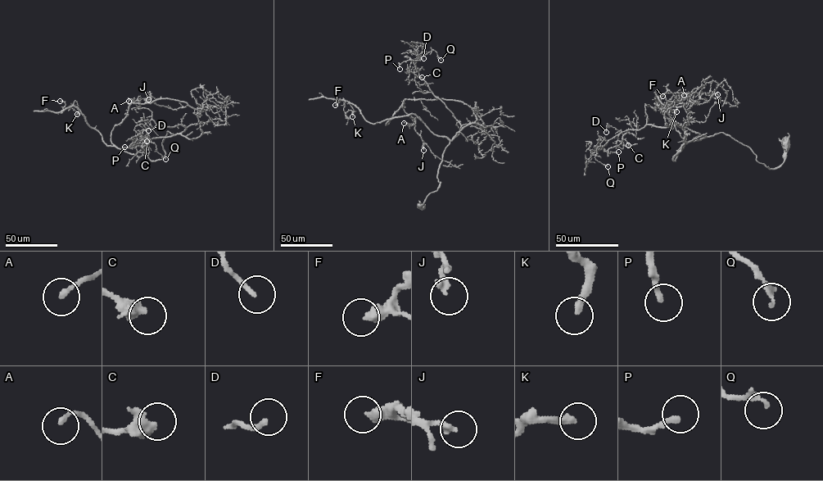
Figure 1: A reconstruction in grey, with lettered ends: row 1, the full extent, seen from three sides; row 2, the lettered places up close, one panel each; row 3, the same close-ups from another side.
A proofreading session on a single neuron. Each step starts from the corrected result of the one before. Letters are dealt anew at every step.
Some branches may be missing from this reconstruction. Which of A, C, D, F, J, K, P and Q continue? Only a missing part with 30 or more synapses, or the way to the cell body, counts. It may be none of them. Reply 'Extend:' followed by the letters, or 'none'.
Extend: F, K, P, Q

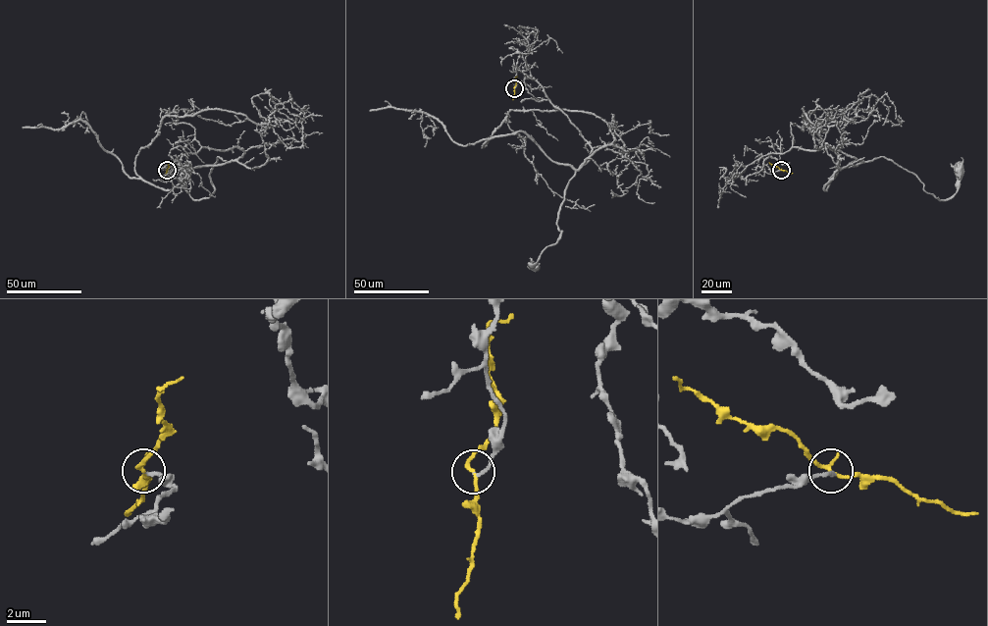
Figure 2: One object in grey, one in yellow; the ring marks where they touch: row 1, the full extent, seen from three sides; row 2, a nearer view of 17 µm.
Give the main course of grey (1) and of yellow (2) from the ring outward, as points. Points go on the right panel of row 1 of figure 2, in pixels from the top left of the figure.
1: (781, 170), (761, 169), (769, 154), (792, 147), (885, 157), (940, 199), (956, 192), (959, 170)
2: (781, 170), (768, 163)

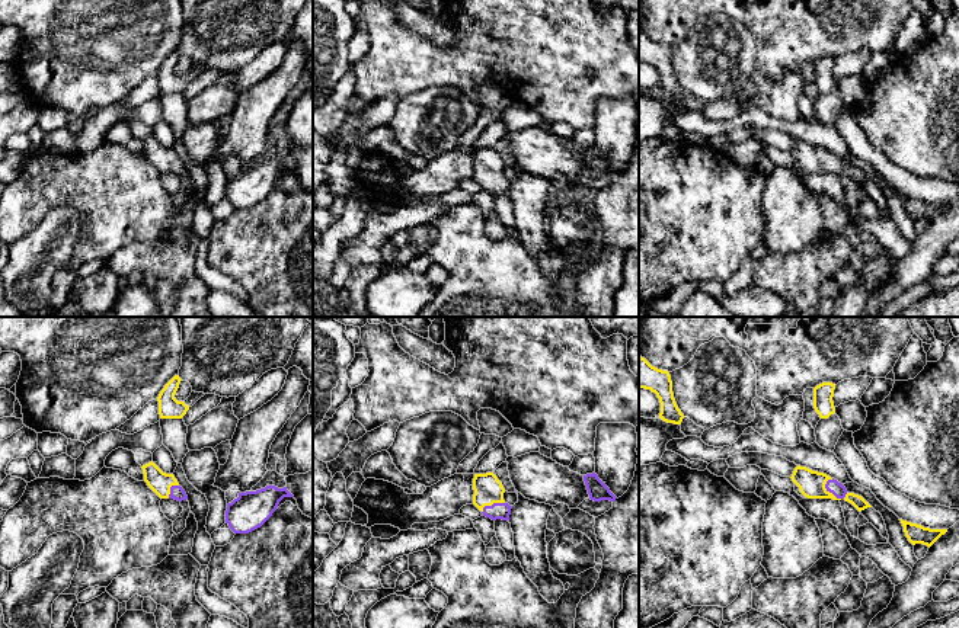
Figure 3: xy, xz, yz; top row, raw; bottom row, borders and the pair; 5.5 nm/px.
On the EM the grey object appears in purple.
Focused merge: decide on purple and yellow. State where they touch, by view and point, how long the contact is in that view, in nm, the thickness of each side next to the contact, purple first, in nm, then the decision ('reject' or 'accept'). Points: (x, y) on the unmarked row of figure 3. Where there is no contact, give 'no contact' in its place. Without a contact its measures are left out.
yz (828, 164) | 140 nm | 80/140 nm | accept

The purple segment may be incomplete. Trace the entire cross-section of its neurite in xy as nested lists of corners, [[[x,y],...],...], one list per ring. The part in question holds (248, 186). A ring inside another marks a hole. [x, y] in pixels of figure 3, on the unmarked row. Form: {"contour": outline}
{"contour": [[[266,160],[256,166],[239,167],[227,179],[226,198],[234,208],[249,208],[260,202],[276,185],[284,172],[294,172],[287,161]]]}

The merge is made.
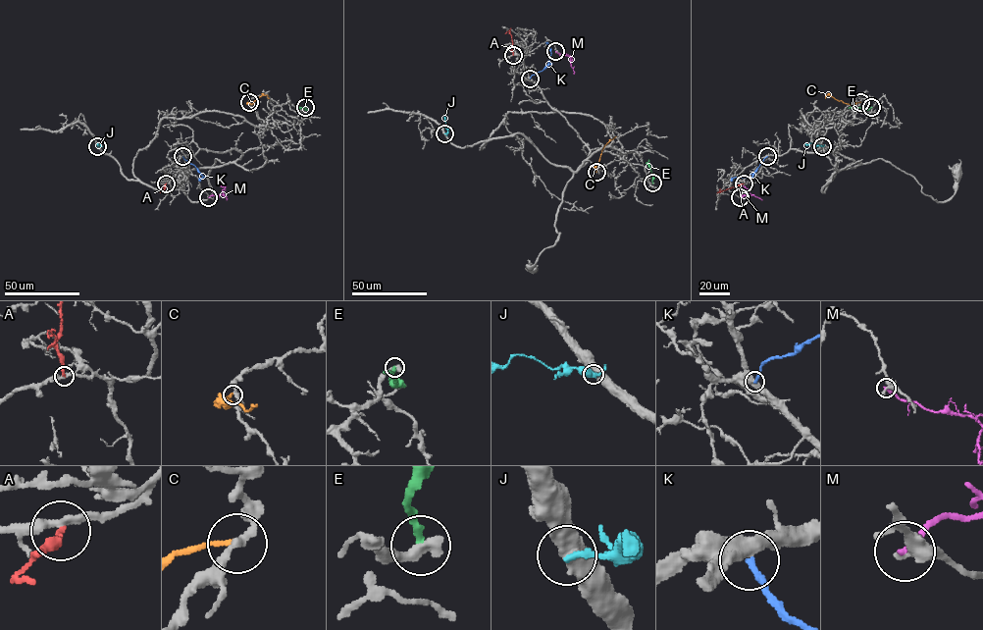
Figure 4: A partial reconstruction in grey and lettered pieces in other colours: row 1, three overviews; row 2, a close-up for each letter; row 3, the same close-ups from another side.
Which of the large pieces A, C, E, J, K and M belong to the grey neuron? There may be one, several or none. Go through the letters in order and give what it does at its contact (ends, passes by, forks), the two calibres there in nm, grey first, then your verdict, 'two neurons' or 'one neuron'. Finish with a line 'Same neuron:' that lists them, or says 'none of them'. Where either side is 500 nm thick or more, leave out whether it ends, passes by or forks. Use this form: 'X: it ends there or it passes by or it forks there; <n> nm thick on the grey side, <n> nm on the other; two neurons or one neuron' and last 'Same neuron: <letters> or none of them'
A: it ends there; 280 nm thick on the grey side, 180 nm on the other; two neurons
C: it ends there; 240 nm thick on the grey side, 190 nm on the other; two neurons
E: it ends there; 480 nm thick on the grey side, 240 nm on the other; two neurons
J: 500 nm thick on the grey side, 200 nm on the other; two neurons
K: it ends there; 480 nm thick on the grey side, 240 nm on the other; two neurons
M: it ends there; 400 nm thick on the grey side, 200 nm on the other; two neurons
Same neuron: none of them

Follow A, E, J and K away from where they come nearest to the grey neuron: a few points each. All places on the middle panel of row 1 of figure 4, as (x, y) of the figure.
A: (513, 55), (509, 30), (505, 33)
E: (652, 183), (648, 160)
J: (444, 133), (447, 130), (444, 117)
K: (530, 78), (547, 65), (551, 51), (547, 42)

